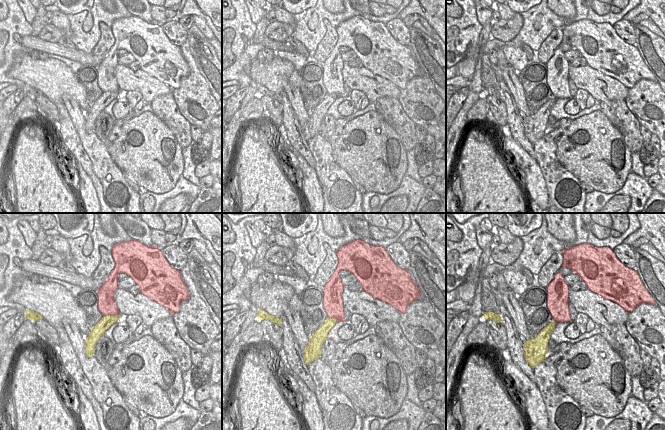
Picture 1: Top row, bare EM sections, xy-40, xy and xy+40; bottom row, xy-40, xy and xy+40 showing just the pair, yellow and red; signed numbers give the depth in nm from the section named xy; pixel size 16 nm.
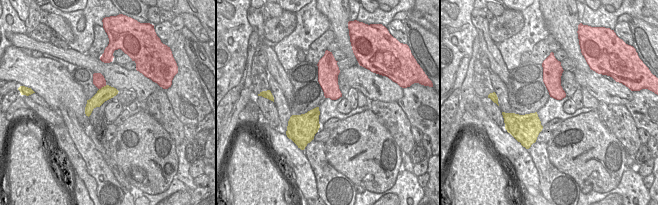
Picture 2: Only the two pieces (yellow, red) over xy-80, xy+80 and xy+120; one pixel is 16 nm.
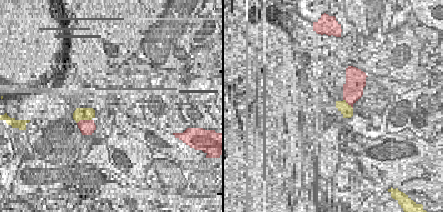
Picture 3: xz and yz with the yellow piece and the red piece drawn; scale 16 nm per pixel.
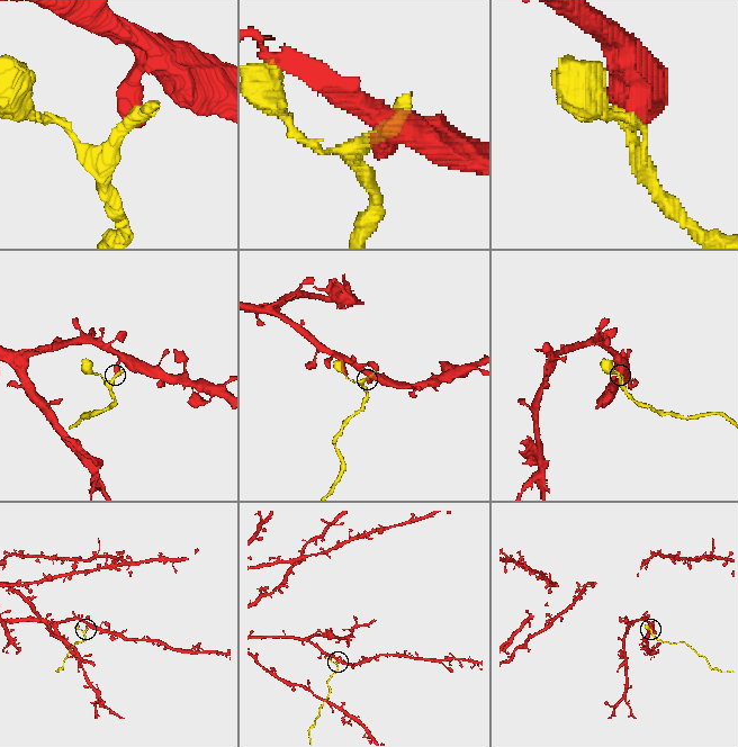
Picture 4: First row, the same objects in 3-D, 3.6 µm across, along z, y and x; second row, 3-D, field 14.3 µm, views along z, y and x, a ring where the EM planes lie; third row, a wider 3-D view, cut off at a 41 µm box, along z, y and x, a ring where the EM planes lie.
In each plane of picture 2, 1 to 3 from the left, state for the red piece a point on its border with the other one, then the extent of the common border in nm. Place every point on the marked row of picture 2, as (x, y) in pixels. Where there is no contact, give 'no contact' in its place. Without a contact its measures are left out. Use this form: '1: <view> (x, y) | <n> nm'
1: xy-80 (102, 87) | 140 nm
2: no contact
3: no contact

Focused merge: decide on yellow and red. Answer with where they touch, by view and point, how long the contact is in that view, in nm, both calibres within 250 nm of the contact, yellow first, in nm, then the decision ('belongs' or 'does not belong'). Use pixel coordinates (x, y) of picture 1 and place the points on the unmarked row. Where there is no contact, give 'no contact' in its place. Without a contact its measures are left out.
contact xy-40 (111, 92); length 280 nm; calibres 190 and 280 nm; does not belong

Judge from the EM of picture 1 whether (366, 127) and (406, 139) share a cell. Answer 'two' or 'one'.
two

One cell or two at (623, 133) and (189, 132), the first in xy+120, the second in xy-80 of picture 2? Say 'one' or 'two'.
two

